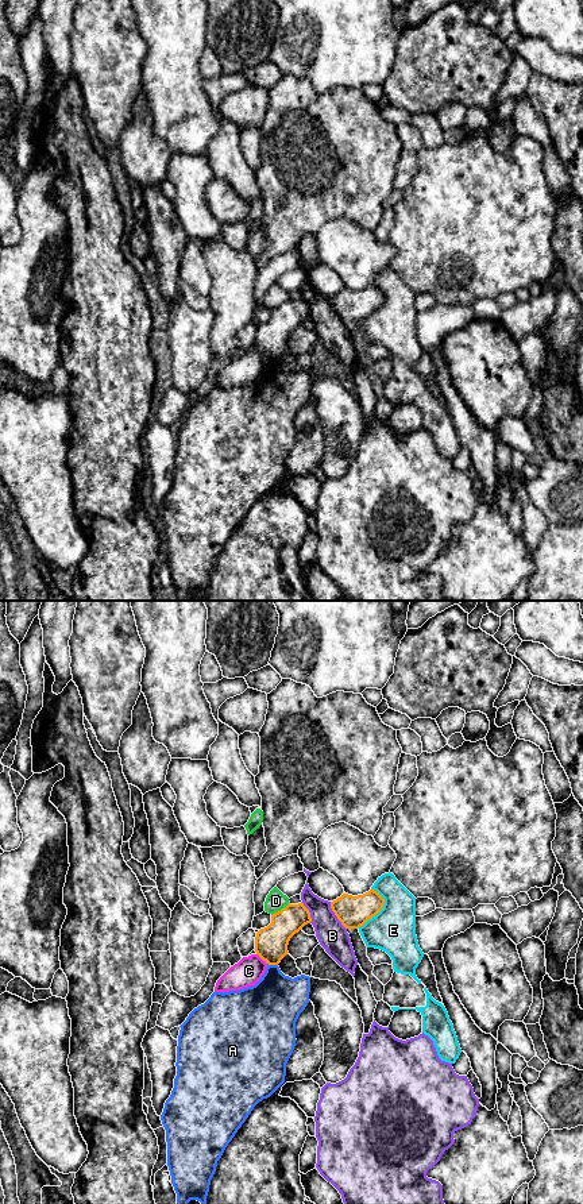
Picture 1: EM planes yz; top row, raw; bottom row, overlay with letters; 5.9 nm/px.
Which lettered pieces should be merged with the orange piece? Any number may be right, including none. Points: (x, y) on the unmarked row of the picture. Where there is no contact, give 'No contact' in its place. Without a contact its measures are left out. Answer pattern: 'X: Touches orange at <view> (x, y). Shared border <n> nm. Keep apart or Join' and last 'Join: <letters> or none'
A: Touches orange at yz (273, 359). Shared border 70 nm. Keep apart
B: Touches orange at yz (335, 309). Shared border 190 nm. Keep apart
C: Touches orange at yz (261, 352). Shared border 90 nm. Keep apart
D: Touches orange at yz (281, 305). Shared border 140 nm. Keep apart
E: Touches orange at yz (379, 305). Shared border 260 nm. Keep apart
Join: none

